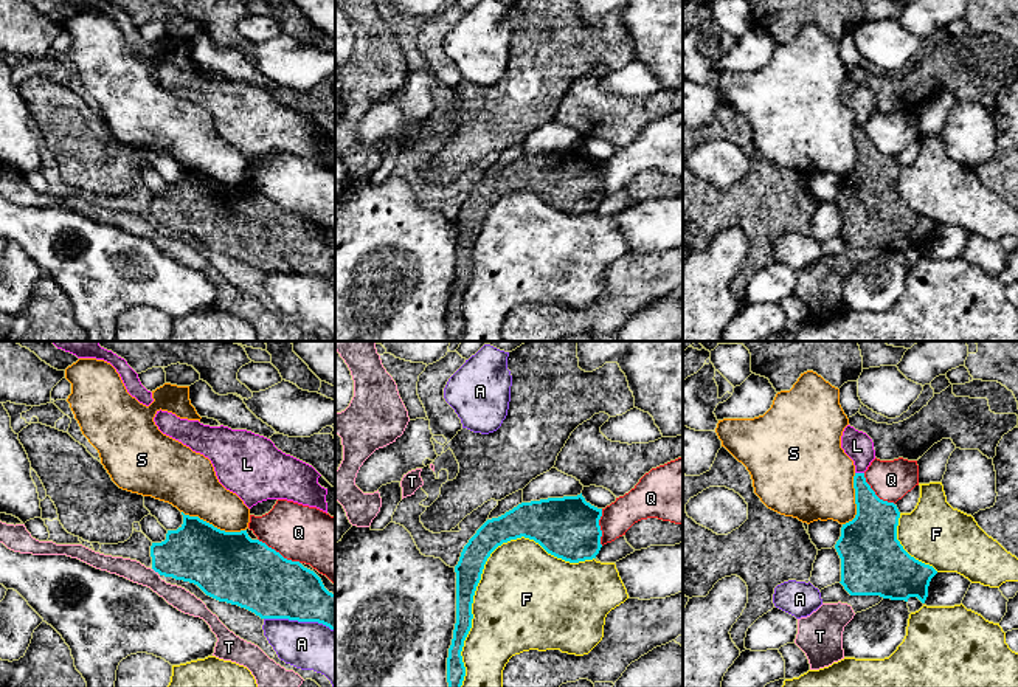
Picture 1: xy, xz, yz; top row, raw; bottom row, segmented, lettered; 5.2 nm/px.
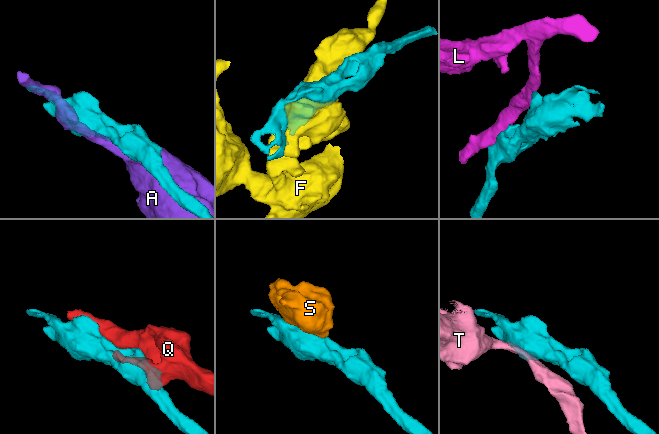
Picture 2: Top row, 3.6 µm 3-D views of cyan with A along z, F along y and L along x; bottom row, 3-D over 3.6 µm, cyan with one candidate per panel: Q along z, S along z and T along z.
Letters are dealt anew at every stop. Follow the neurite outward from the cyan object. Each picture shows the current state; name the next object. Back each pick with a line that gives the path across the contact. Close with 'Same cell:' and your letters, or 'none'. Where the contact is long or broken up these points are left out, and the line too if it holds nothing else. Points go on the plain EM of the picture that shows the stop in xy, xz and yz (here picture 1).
Same cell: none

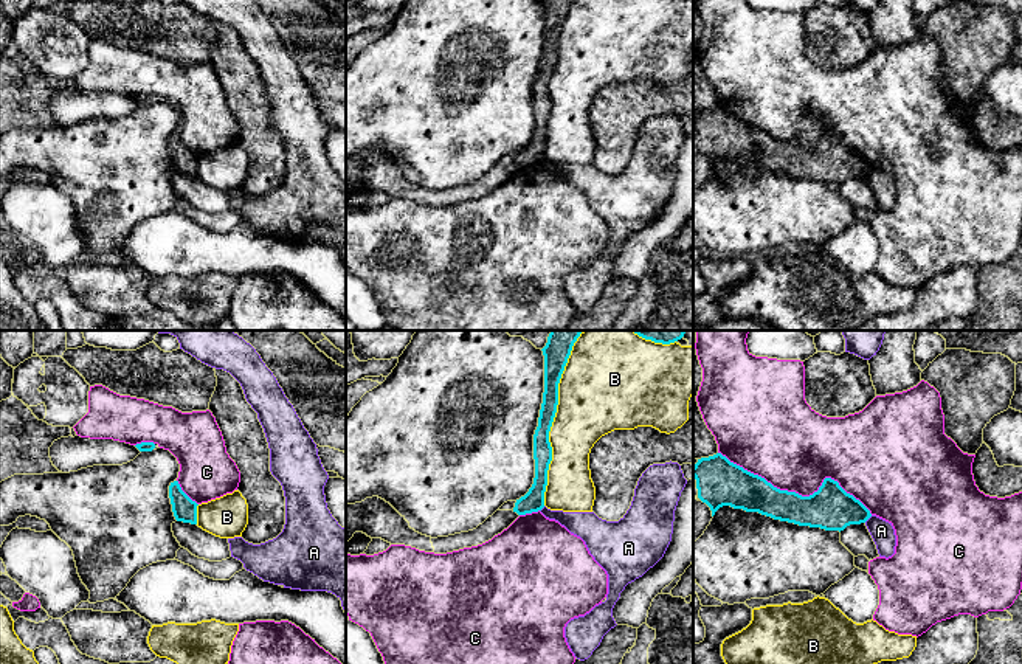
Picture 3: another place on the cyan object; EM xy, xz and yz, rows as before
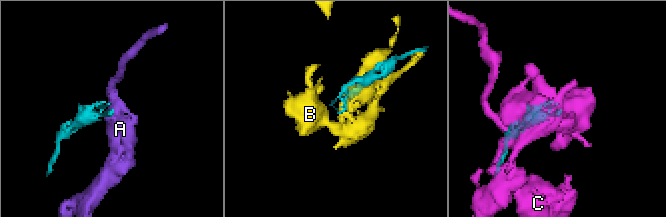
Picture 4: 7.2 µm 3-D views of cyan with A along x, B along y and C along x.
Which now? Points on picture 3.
Same cell: none

